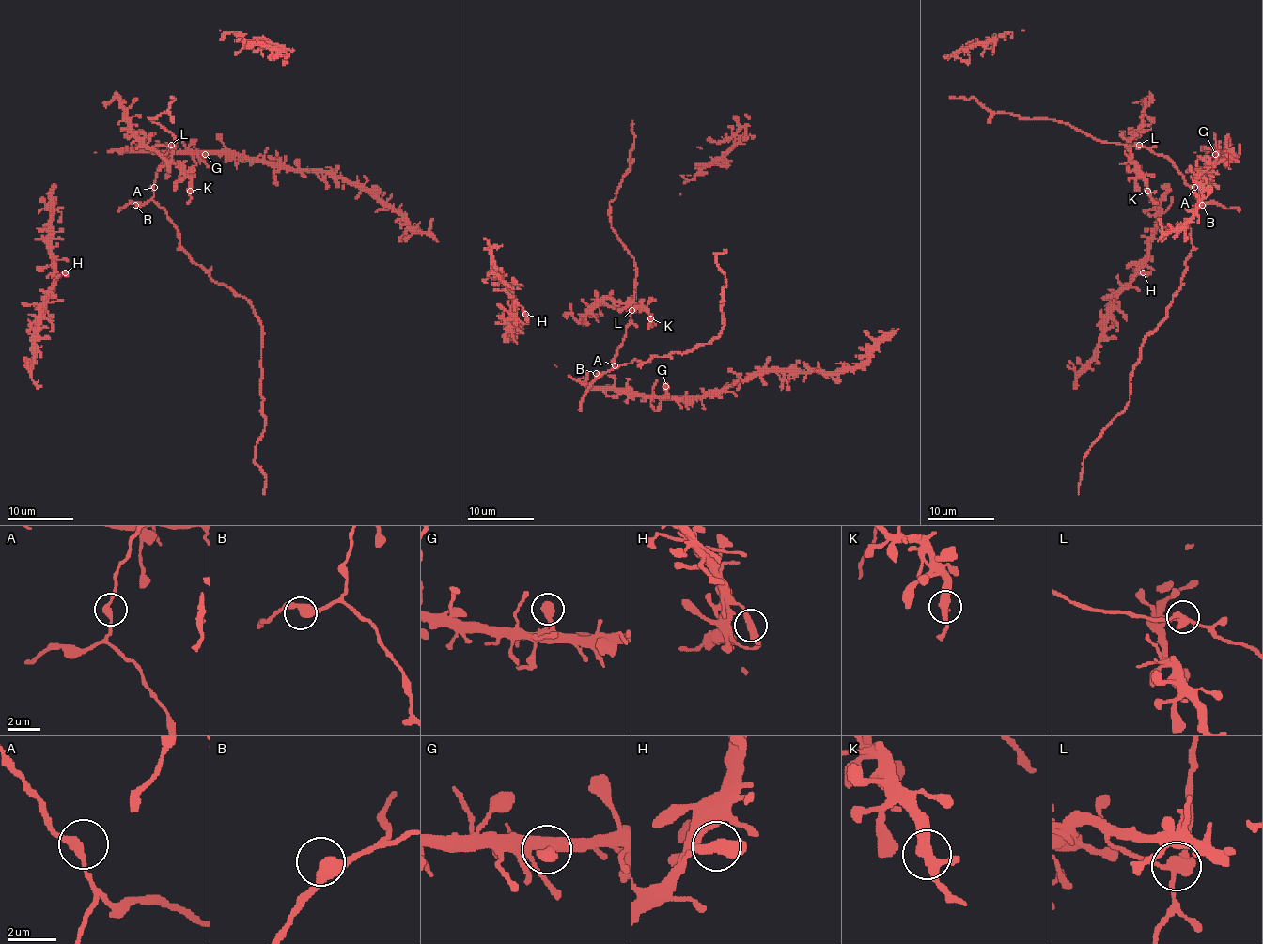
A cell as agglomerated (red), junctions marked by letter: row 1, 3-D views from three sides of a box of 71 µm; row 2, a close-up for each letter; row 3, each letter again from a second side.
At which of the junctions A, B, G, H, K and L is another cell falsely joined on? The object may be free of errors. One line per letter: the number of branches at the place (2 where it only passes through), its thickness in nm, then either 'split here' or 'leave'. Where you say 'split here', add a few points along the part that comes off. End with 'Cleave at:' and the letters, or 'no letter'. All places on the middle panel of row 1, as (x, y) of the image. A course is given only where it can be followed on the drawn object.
A: 2 branches meet; 280 nm thick; leave
B: 2 branches meet; 420 nm thick; leave
G: 1 branches meet; 550 nm thick; leave
H: 2 branches meet; 400 nm thick; leave
K: 3 branches meet; 360 nm thick; leave
L: 3 branches meet; 360 nm thick; leave
Cleave at: no letter

